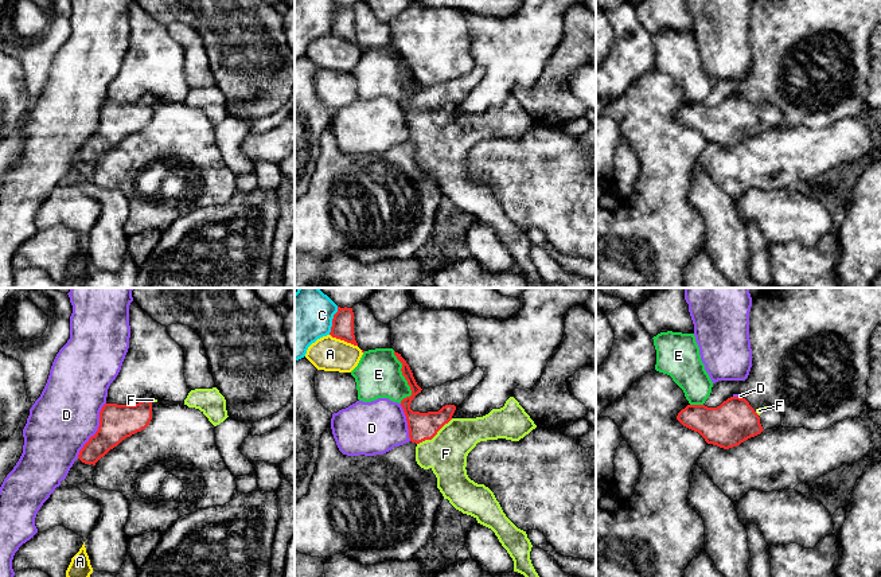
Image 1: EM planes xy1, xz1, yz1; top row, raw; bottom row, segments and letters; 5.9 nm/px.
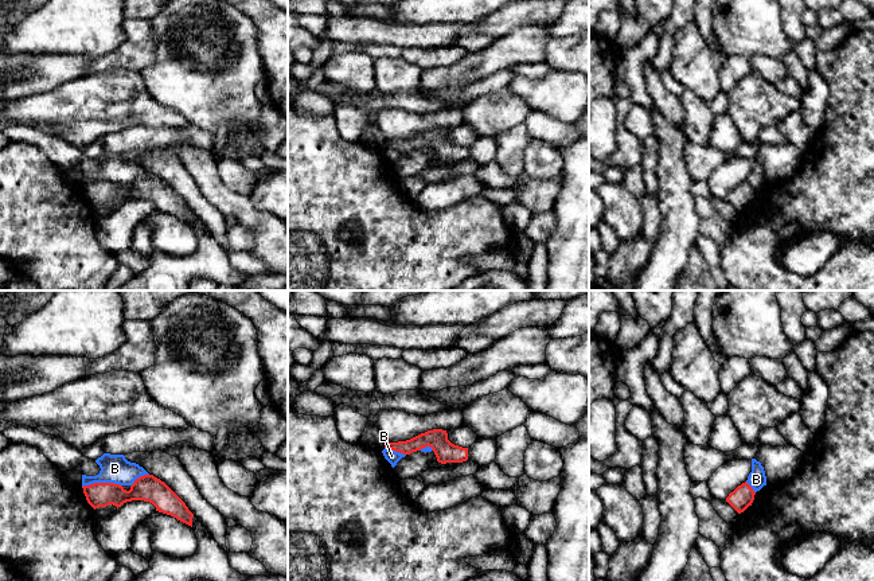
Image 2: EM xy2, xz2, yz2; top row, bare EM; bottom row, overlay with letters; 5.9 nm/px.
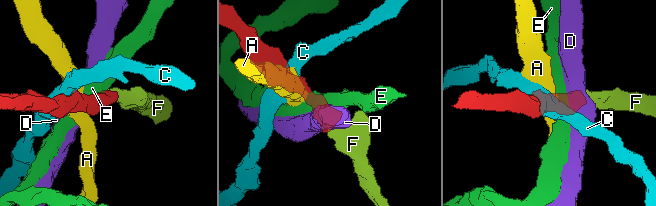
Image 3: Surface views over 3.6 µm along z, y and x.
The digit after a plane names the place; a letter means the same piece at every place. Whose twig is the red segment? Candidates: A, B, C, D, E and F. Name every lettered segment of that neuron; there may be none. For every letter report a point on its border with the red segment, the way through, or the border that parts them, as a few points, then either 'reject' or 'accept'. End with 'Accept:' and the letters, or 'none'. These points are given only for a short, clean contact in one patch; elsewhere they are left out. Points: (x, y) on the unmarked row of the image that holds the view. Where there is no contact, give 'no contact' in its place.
A: contact xz1 (343, 38); reject
B: contact xy2 (101, 182); border xy2 (121, 183), (90, 182), (82, 186); reject
C: contact xz1 (332, 19); reject
D: contact xy1 (97, 129); border xy1 (105, 101), (100, 110), (98, 128), (77, 156); reject
E: contact xz1 (405, 77); reject
F: contact xz1 (435, 133); way xz1 (421, 125), (435, 133), (443, 141), (445, 152); accept
Accept: F

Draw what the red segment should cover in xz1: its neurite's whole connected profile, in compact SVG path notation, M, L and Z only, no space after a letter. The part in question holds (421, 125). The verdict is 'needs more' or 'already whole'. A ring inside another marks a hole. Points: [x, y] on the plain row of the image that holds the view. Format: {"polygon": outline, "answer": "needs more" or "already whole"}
{"polygon": "M394 50L394 54L402 62L402 74L412 89L412 94L404 97L401 105L409 137L417 143L417 163L433 169L437 187L456 208L473 215L495 231L514 260L514 270L526 276L530 288L549 288L531 262L533 243L526 230L506 215L494 191L471 179L465 168L467 155L477 141L498 137L519 140L537 124L514 95L503 106L476 117L453 117L455 104L445 104L438 110L413 110L410 102L422 87L401 52Z", "answer": "needs more"}

